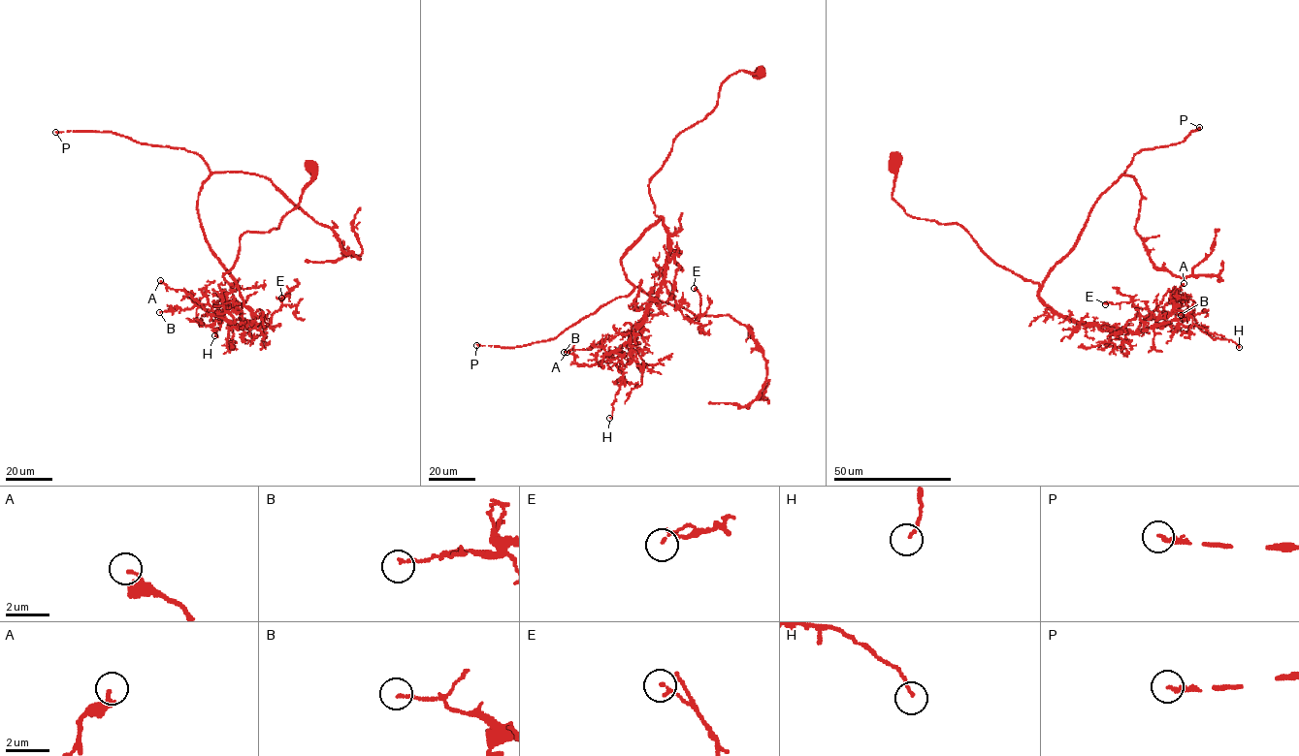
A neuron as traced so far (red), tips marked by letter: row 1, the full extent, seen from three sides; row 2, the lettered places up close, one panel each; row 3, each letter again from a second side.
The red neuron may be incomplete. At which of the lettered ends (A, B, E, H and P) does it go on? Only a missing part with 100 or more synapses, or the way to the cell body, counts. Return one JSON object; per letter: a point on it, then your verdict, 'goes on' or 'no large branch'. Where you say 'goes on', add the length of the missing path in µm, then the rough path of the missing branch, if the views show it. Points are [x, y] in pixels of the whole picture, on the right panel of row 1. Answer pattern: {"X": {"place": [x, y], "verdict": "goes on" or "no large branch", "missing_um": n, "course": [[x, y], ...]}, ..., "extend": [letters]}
{"A": {"place": [1184, 283], "verdict": "no large branch"}, "B": {"place": [1181, 315], "verdict": "no large branch"}, "E": {"place": [1105, 304], "verdict": "no large branch"}, "H": {"place": [1239, 347], "verdict": "no large branch"}, "P": {"place": [1199, 127], "verdict": "goes on", "missing_um": 200, "course": [[1199, 127], [1168, 154], [1173, 214], [1187, 244], [1211, 256], [1261, 239], [1279, 220]]}, "extend": ["P"]}

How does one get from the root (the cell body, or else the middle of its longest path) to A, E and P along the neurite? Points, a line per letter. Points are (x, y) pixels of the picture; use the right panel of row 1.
A: (893, 160), (892, 197), (905, 212), (957, 223), (1062, 315), (1143, 331), (1184, 283)
E: (893, 160), (892, 197), (908, 214), (957, 223), (1062, 315), (1115, 332), (1137, 313), (1131, 301), (1105, 304)
P: (893, 160), (892, 197), (905, 212), (957, 223), (997, 264), (1040, 287), (1133, 156), (1179, 143), (1199, 127)

